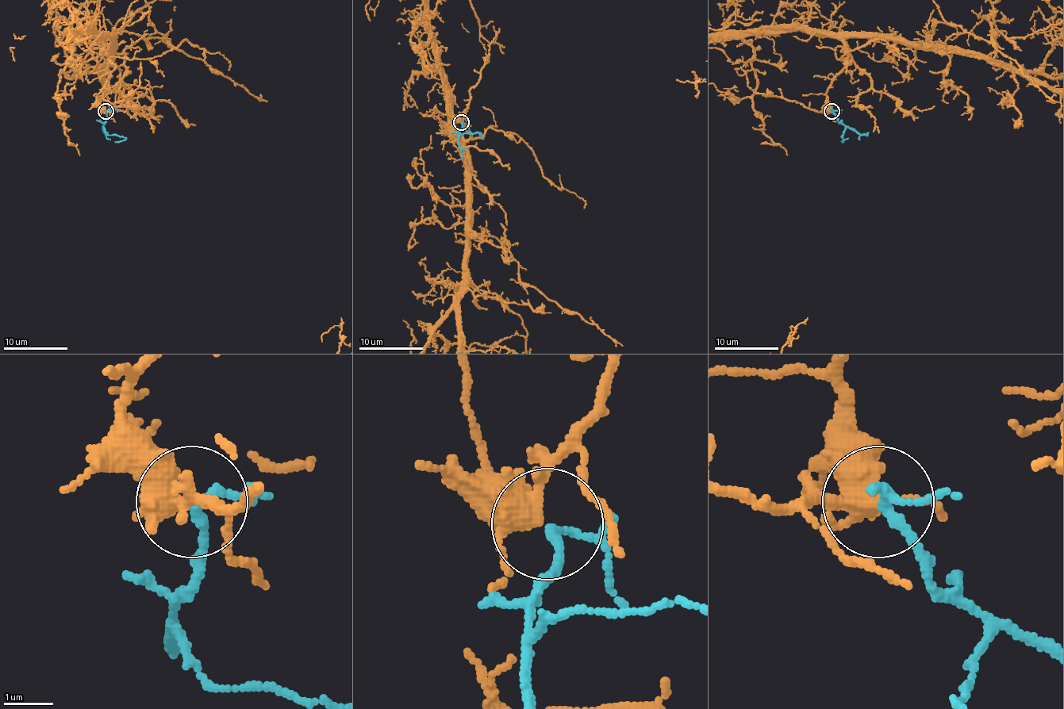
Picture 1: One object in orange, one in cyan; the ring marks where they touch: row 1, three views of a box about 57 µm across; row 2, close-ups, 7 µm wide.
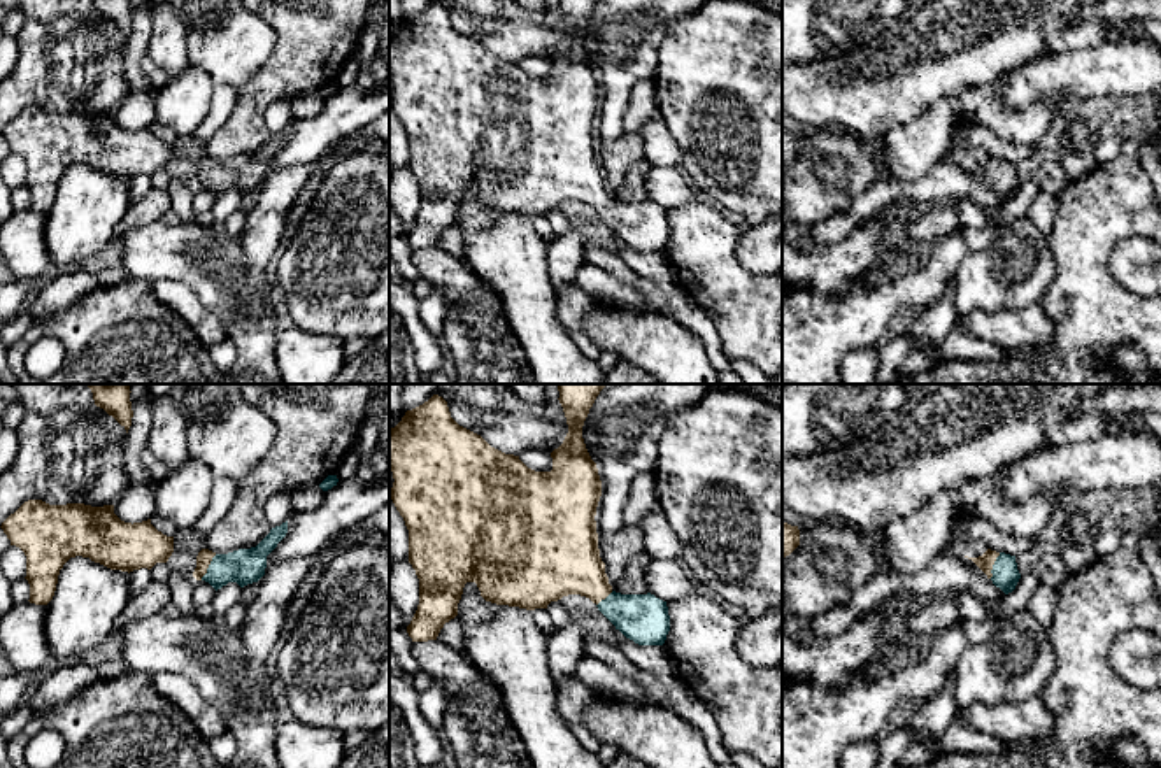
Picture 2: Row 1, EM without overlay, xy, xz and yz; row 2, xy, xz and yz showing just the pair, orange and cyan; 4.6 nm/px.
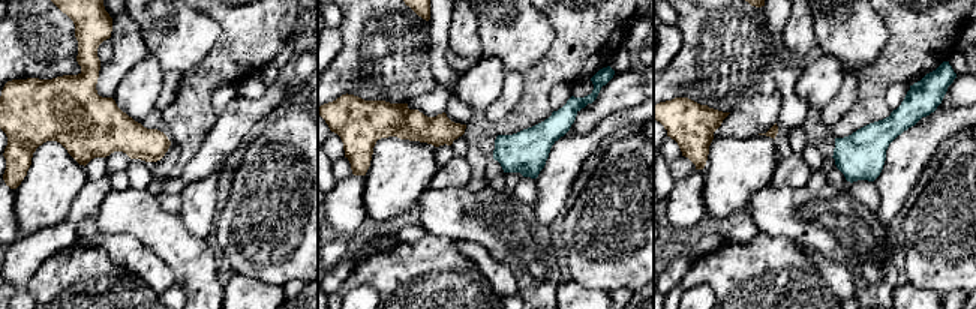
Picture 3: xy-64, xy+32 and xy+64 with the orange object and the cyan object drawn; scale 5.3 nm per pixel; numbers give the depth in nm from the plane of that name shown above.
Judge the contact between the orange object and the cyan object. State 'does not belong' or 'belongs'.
belongs

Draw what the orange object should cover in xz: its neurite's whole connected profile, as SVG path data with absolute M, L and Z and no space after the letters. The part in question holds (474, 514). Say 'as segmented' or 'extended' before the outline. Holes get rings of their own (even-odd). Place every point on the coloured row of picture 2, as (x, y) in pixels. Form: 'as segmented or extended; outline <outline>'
extended; outline M558 384L568 433L551 452L551 472L535 472L519 456L505 454L459 426L438 395L407 410L389 430L395 479L389 498L409 530L409 563L419 579L419 605L407 626L412 642L437 640L444 624L458 615L465 584L475 582L486 601L526 610L580 594L635 644L665 644L670 631L666 601L651 593L616 593L600 558L595 516L602 480L586 449L582 426L603 388Z

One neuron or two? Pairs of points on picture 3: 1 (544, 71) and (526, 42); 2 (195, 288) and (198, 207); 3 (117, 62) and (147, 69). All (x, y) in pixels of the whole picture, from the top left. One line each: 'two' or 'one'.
1: two
2: two
3: two

